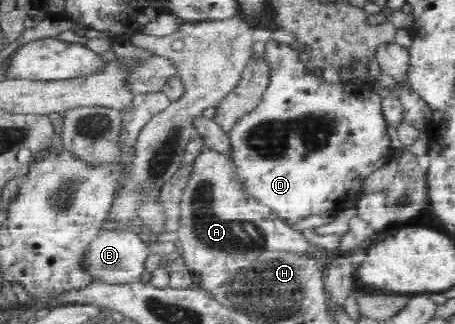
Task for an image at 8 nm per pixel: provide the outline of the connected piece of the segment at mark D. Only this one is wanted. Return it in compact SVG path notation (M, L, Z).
M267 40L265 50L266 58L270 58L273 62L272 70L270 70L270 84L263 94L260 104L258 104L252 112L246 113L240 118L234 128L232 128L232 131L228 133L230 141L232 142L232 160L236 164L237 174L239 175L240 181L244 182L248 195L252 195L257 200L260 200L265 206L274 210L289 223L298 222L298 220L308 218L309 216L320 215L326 212L332 216L336 216L341 211L354 206L361 197L362 186L366 178L393 159L394 150L390 147L391 142L389 134L387 133L389 125L386 123L386 115L383 113L382 96L374 90L373 83L356 78L353 81L341 79L338 84L332 84L332 82L326 82L322 74L318 76L318 74L314 72L308 72L306 63L300 62L298 59L298 54L301 50L293 44Z

